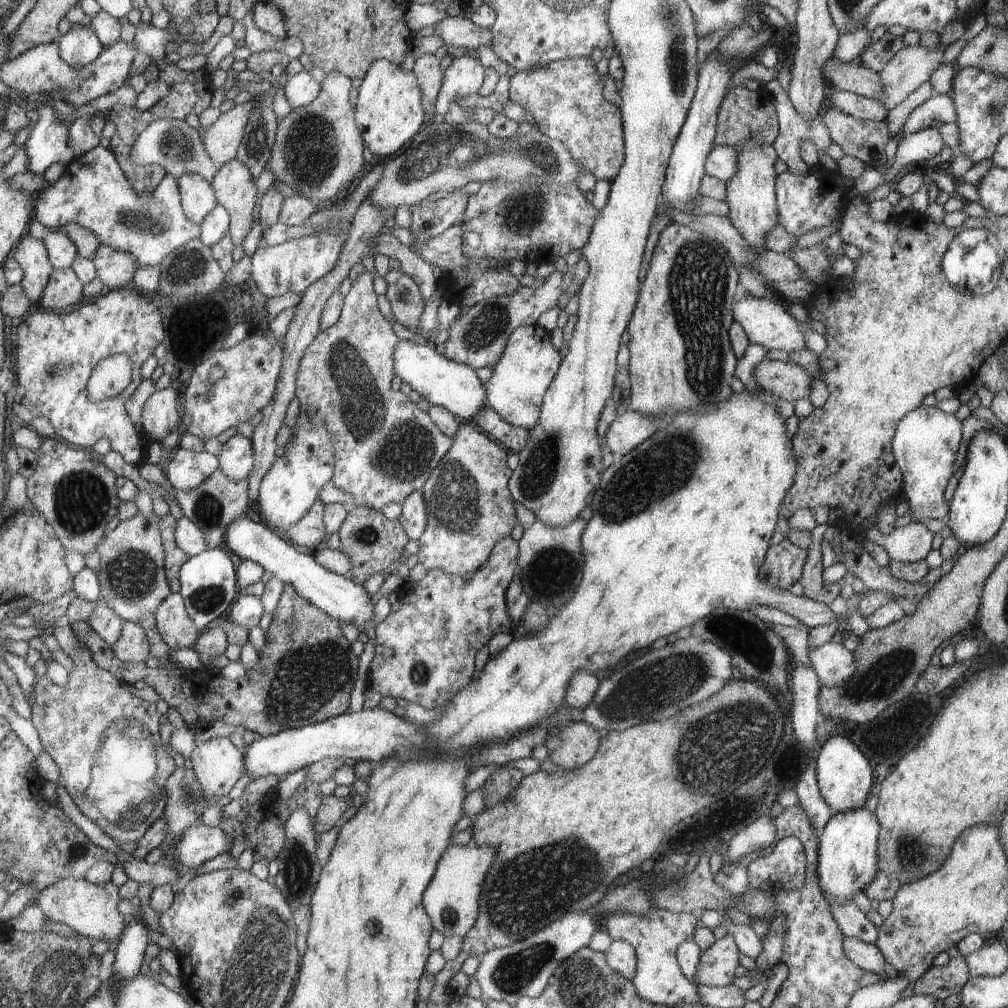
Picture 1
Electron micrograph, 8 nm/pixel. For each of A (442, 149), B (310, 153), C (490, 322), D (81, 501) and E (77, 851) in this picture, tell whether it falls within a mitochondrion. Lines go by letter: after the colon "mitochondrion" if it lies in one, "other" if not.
A: mitochondrion
B: mitochondrion
C: mitochondrion
D: mitochondrion
E: mitochondrion

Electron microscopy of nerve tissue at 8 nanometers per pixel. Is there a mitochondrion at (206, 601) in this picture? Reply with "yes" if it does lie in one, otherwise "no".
yes

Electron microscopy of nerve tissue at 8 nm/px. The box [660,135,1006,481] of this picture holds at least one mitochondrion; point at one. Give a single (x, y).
(698, 279)

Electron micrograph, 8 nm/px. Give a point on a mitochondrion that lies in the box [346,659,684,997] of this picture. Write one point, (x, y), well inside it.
(543, 881)

